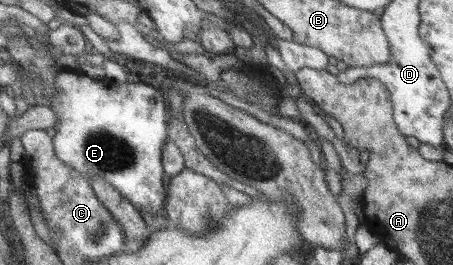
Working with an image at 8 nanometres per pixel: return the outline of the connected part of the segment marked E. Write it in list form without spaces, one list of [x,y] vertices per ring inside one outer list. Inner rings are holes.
[[[60,70],[57,75],[56,80],[56,94],[54,98],[47,103],[48,106],[58,115],[58,124],[54,126],[55,136],[53,137],[54,151],[57,152],[58,159],[62,159],[66,165],[76,169],[78,173],[82,173],[82,177],[90,180],[90,177],[94,175],[104,178],[104,181],[114,185],[117,191],[120,191],[126,199],[134,205],[138,210],[143,209],[148,213],[160,214],[158,210],[162,208],[164,204],[164,198],[166,198],[166,188],[164,188],[164,160],[162,160],[162,148],[165,148],[166,140],[168,140],[168,130],[167,121],[168,113],[166,108],[168,107],[168,100],[165,99],[162,94],[152,85],[148,85],[142,81],[138,83],[116,83],[116,81],[111,79],[111,76],[106,76],[105,78],[94,79],[88,78],[88,75],[82,74],[72,74],[72,71]]]

